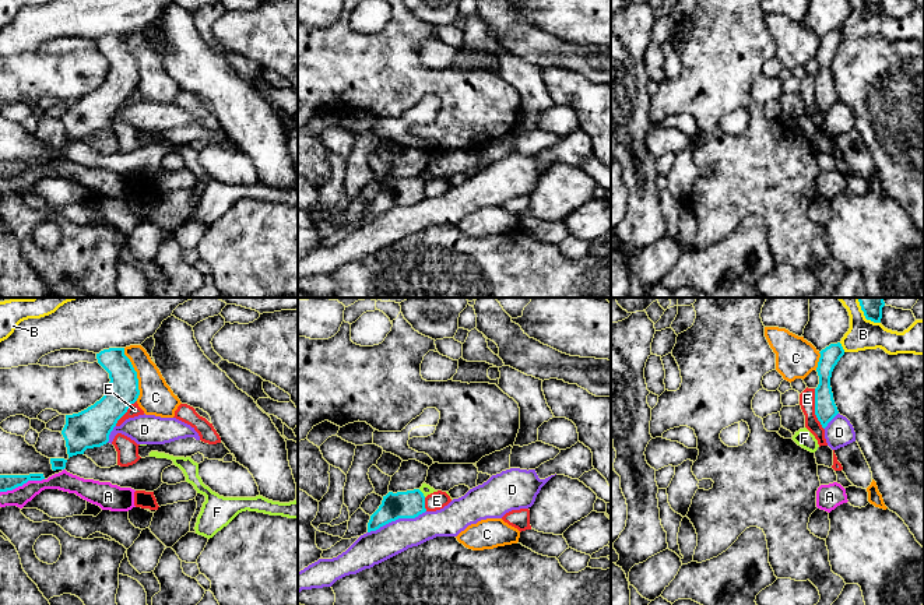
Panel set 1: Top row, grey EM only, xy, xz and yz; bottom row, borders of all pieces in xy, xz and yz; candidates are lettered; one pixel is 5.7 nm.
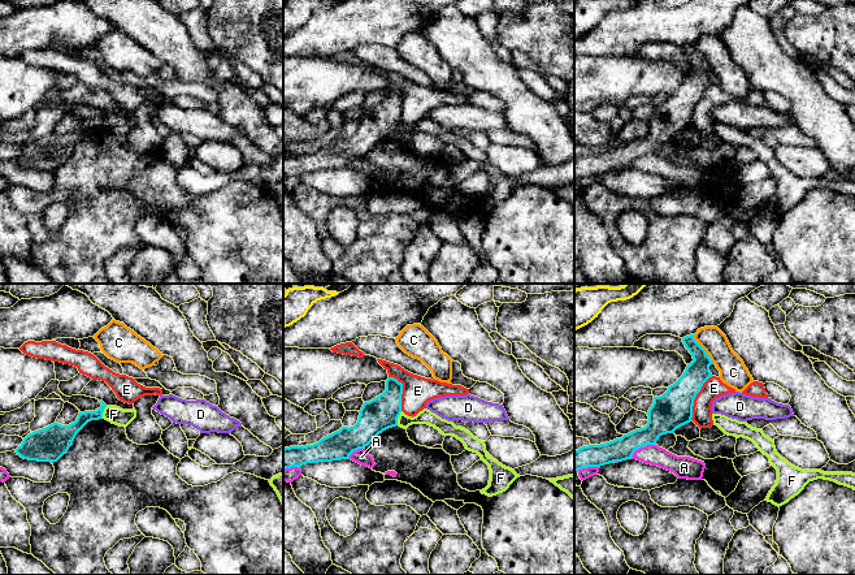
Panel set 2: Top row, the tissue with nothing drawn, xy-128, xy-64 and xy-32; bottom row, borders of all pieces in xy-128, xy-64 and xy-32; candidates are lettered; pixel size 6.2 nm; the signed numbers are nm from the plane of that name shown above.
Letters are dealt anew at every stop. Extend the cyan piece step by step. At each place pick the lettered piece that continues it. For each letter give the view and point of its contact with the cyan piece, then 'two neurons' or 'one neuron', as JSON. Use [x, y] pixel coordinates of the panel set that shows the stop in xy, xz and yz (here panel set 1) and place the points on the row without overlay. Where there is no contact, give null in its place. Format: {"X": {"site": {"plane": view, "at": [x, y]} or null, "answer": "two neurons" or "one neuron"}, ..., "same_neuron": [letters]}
{"A": {"site": {"plane": "xy", "at": [21, 172]}, "answer": "two neurons"}, "B": {"site": {"plane": "yz", "at": [842, 34]}, "answer": "two neurons"}, "C": {"site": {"plane": "xy", "at": [136, 62]}, "answer": "two neurons"}, "D": {"site": {"plane": "xz", "at": [396, 206]}, "answer": "two neurons"}, "E": {"site": {"plane": "yz", "at": [815, 97]}, "answer": "two neurons"}, "F": {"site": {"plane": "xz", "at": [422, 180]}, "answer": "two neurons"}, "same_neuron": []}

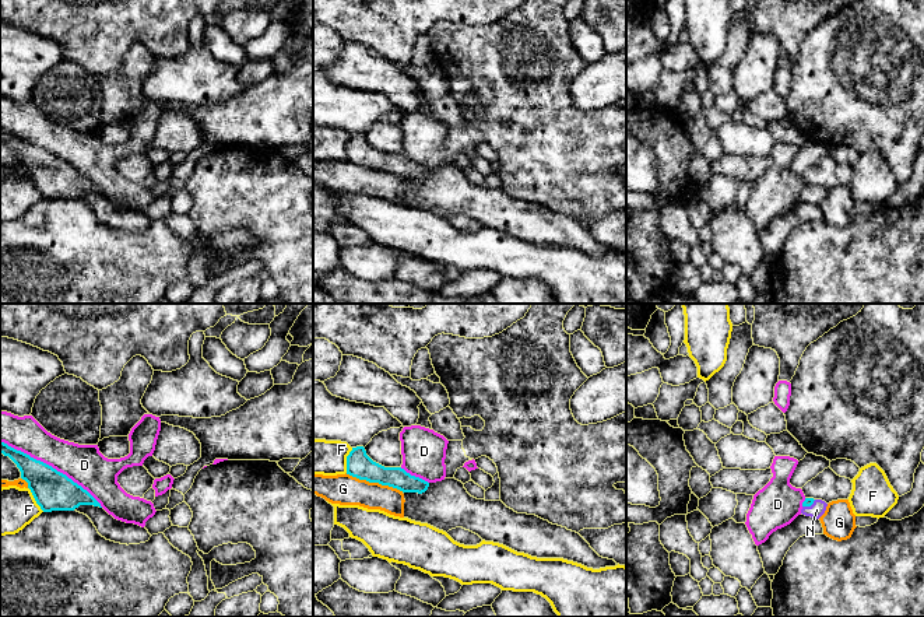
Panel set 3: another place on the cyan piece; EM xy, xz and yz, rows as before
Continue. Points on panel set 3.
{"D": {"site": {"plane": "xy", "at": [51, 153]}, "answer": "two neurons"}, "F": {"site": {"plane": "xz", "at": [347, 147]}, "answer": "two neurons"}, "G": {"site": {"plane": "xz", "at": [375, 168]}, "answer": "two neurons"}, "N": {"site": {"plane": "yz", "at": [808, 192]}, "answer": "one neuron"}, "same_neuron": ["N"]}

